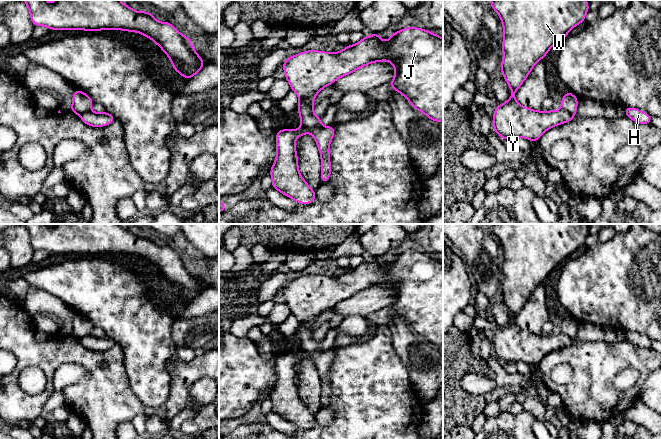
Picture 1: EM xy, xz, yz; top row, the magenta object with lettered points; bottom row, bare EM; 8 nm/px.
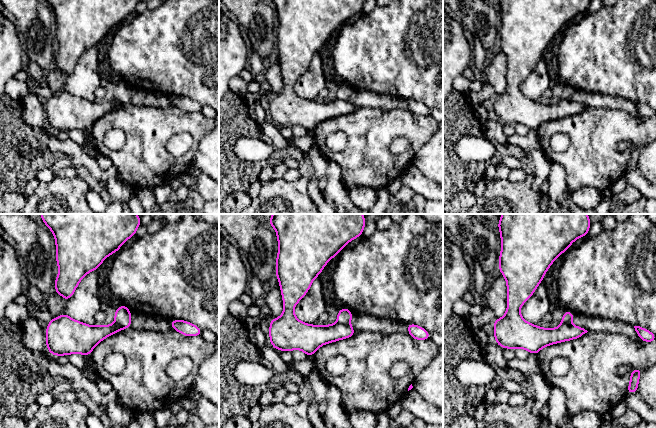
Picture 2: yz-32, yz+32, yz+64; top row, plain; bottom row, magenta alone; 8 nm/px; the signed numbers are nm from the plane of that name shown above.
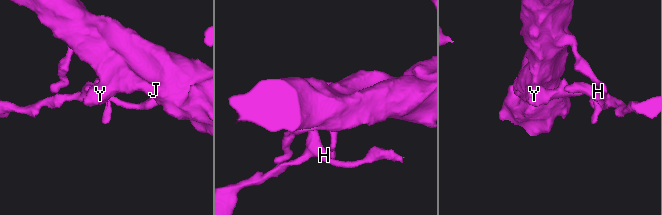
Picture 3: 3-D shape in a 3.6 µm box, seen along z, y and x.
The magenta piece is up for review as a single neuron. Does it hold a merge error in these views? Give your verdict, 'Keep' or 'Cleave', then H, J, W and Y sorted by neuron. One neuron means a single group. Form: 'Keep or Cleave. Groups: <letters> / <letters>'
Cleave. Groups: H / J W Y

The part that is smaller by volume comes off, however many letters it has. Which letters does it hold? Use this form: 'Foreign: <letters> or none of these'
Foreign: H

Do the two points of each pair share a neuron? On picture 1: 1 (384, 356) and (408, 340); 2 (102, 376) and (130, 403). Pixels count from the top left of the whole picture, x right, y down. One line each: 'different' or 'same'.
1: different
2: same

